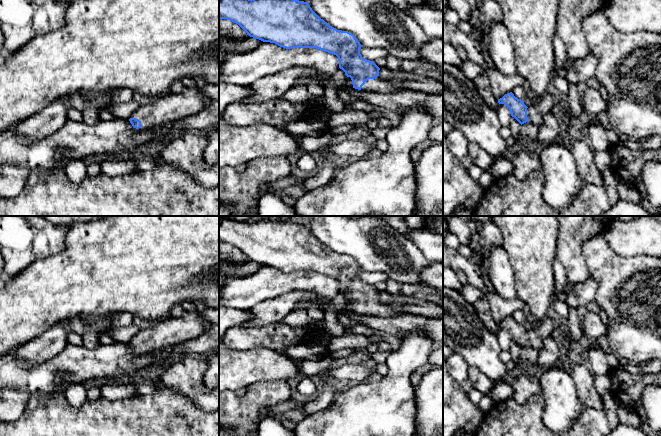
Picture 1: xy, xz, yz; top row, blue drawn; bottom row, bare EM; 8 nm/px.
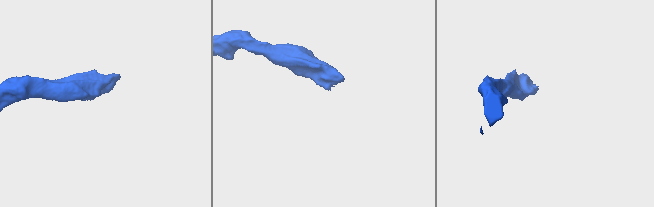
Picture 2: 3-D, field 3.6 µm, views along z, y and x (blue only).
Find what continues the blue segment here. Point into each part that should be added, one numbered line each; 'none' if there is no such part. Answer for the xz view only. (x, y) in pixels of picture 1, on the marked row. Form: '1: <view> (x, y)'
1: xz (378, 84)

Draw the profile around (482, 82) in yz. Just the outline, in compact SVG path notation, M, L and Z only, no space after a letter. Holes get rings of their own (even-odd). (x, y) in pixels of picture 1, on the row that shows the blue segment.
M481 74L473 81L478 88L478 92L482 96L483 101L492 109L497 110L499 103L498 99L493 94L489 78L485 74Z

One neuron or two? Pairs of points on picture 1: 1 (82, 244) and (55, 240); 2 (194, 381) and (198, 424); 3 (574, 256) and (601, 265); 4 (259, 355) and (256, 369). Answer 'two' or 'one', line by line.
1: two
2: two
3: two
4: one

